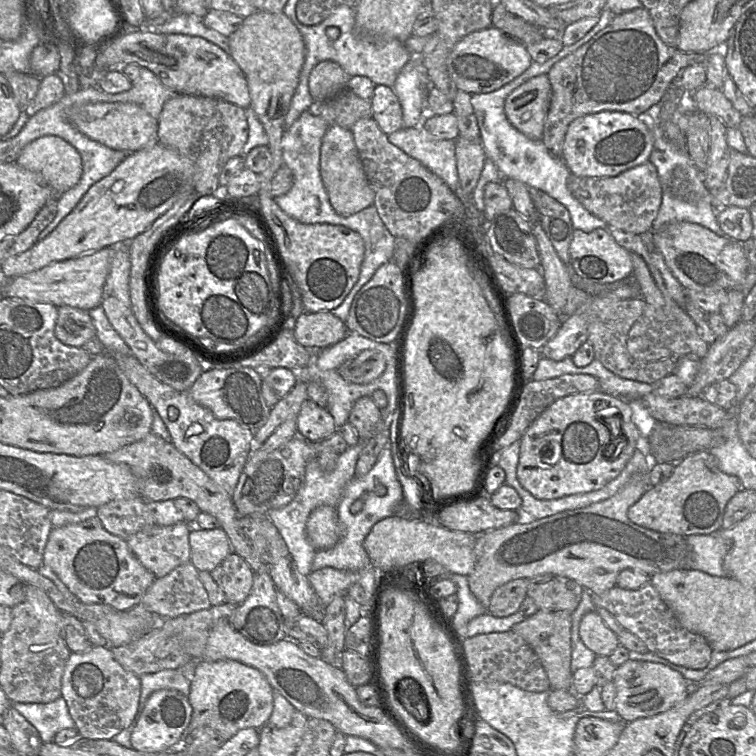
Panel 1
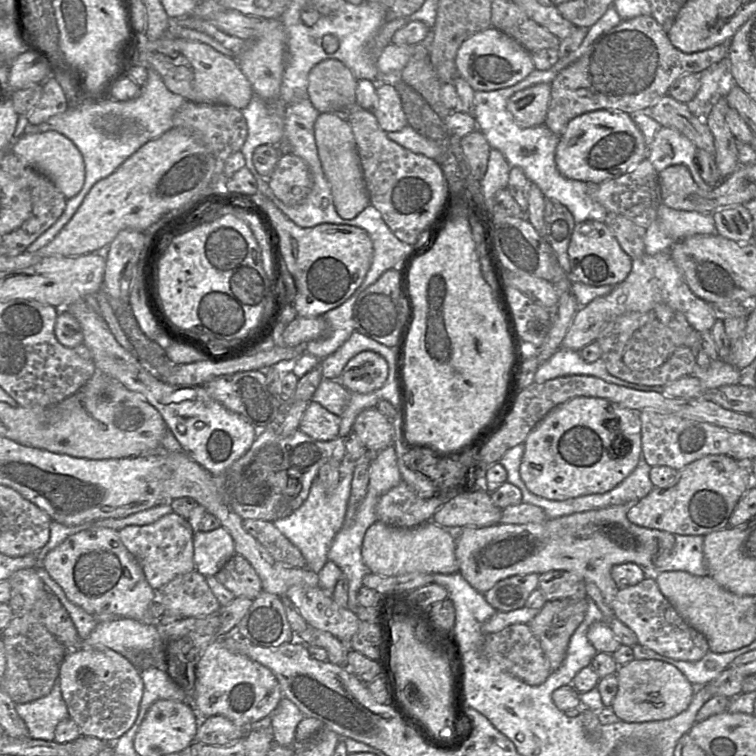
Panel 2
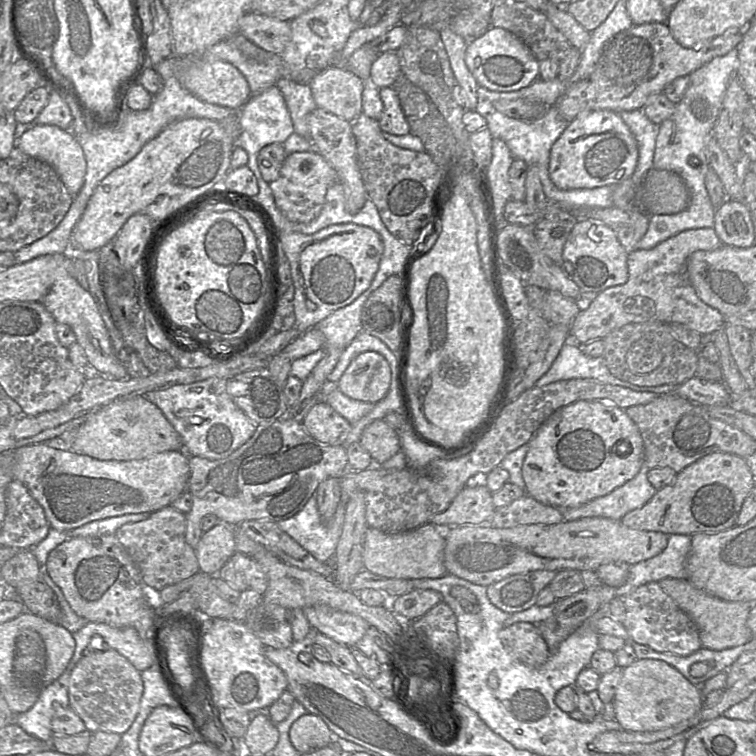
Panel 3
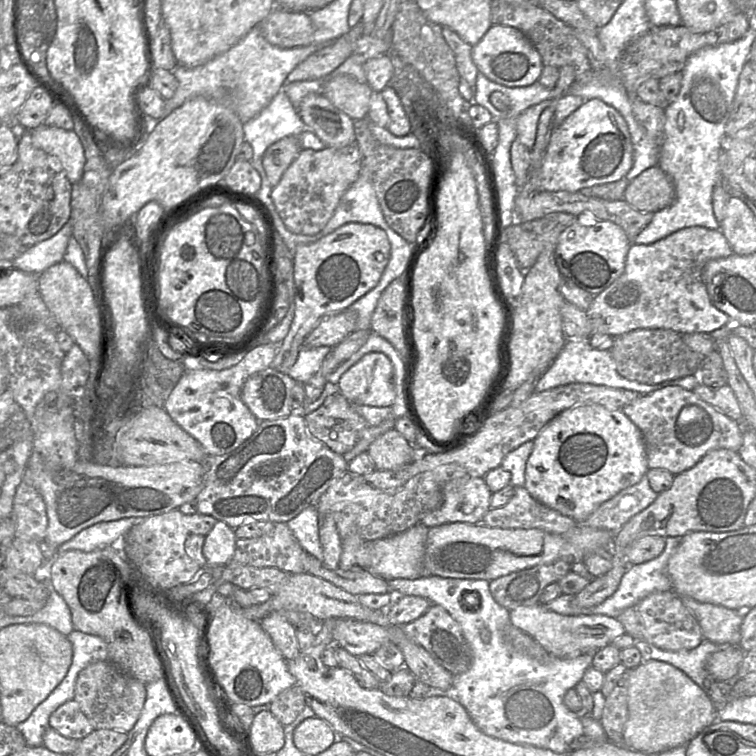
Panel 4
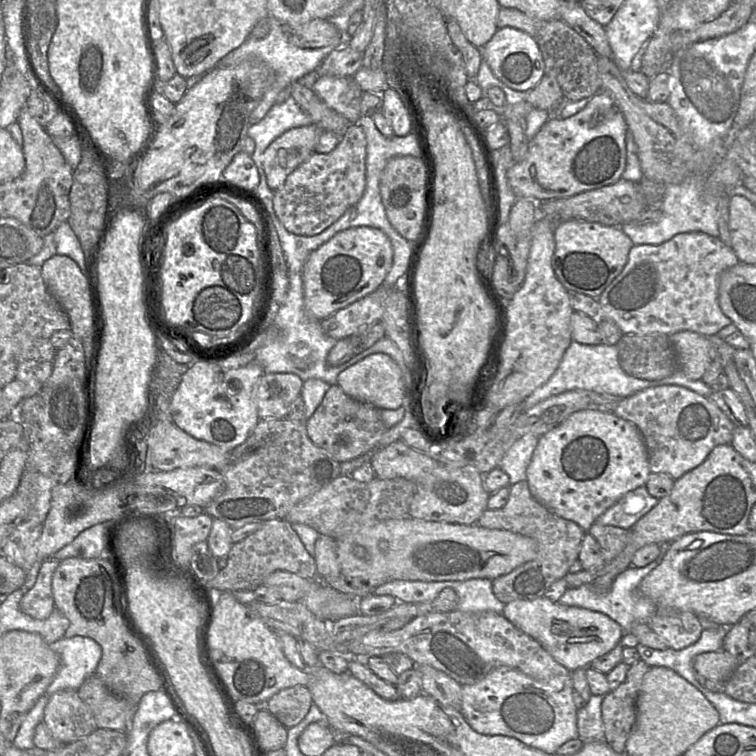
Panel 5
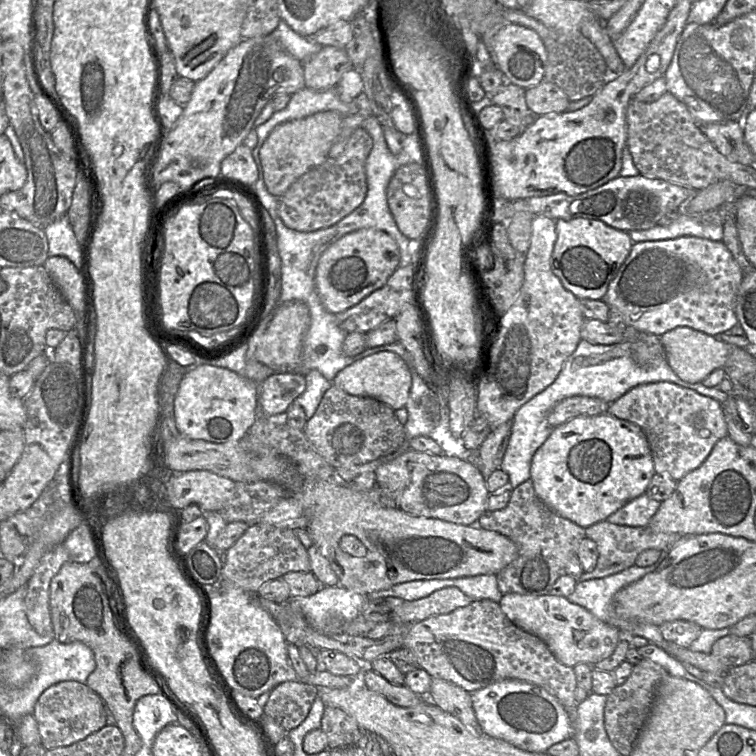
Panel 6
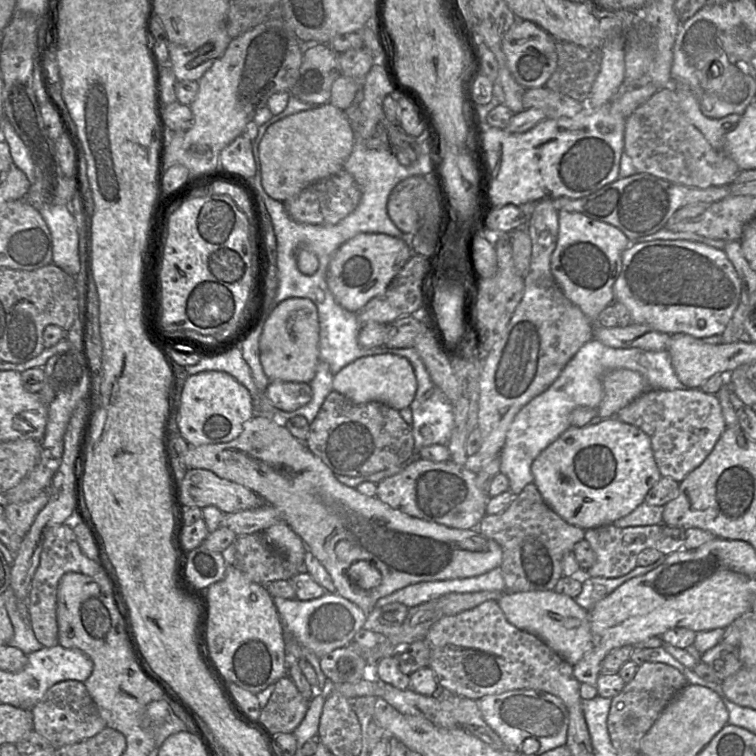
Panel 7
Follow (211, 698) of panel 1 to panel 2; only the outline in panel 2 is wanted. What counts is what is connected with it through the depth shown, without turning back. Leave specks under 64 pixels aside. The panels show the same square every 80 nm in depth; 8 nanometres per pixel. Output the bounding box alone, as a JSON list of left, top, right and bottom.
[188,639,282,730]

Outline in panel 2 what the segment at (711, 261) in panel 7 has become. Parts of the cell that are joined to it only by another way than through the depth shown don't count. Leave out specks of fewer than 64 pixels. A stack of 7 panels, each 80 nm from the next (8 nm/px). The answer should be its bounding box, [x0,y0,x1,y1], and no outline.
[562,250,717,351]

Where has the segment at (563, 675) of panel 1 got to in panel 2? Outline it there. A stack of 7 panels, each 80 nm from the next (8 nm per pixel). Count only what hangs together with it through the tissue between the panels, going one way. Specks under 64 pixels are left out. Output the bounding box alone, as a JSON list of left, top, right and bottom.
[528,598,587,672]

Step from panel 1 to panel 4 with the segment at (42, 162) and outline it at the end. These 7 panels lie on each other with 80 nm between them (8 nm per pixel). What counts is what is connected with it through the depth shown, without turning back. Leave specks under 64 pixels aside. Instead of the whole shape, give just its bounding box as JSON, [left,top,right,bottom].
[30,124,85,185]

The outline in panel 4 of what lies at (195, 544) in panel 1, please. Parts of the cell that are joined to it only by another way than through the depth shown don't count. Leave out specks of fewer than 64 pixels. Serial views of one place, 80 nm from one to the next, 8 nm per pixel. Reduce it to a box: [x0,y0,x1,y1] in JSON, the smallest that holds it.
[203,521,236,566]

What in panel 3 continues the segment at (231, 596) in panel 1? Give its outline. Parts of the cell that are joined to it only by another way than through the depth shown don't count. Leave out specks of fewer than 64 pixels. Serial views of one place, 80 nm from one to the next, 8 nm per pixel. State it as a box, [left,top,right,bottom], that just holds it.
[216,551,268,595]

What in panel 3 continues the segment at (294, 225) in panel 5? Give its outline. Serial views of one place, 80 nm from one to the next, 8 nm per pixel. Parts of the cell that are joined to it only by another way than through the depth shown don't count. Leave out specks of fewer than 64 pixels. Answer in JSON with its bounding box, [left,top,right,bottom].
[269,150,338,223]

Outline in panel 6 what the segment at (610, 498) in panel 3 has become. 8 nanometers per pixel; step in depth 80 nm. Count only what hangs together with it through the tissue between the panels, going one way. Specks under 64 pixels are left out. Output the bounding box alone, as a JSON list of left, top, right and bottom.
[606,492,661,526]

